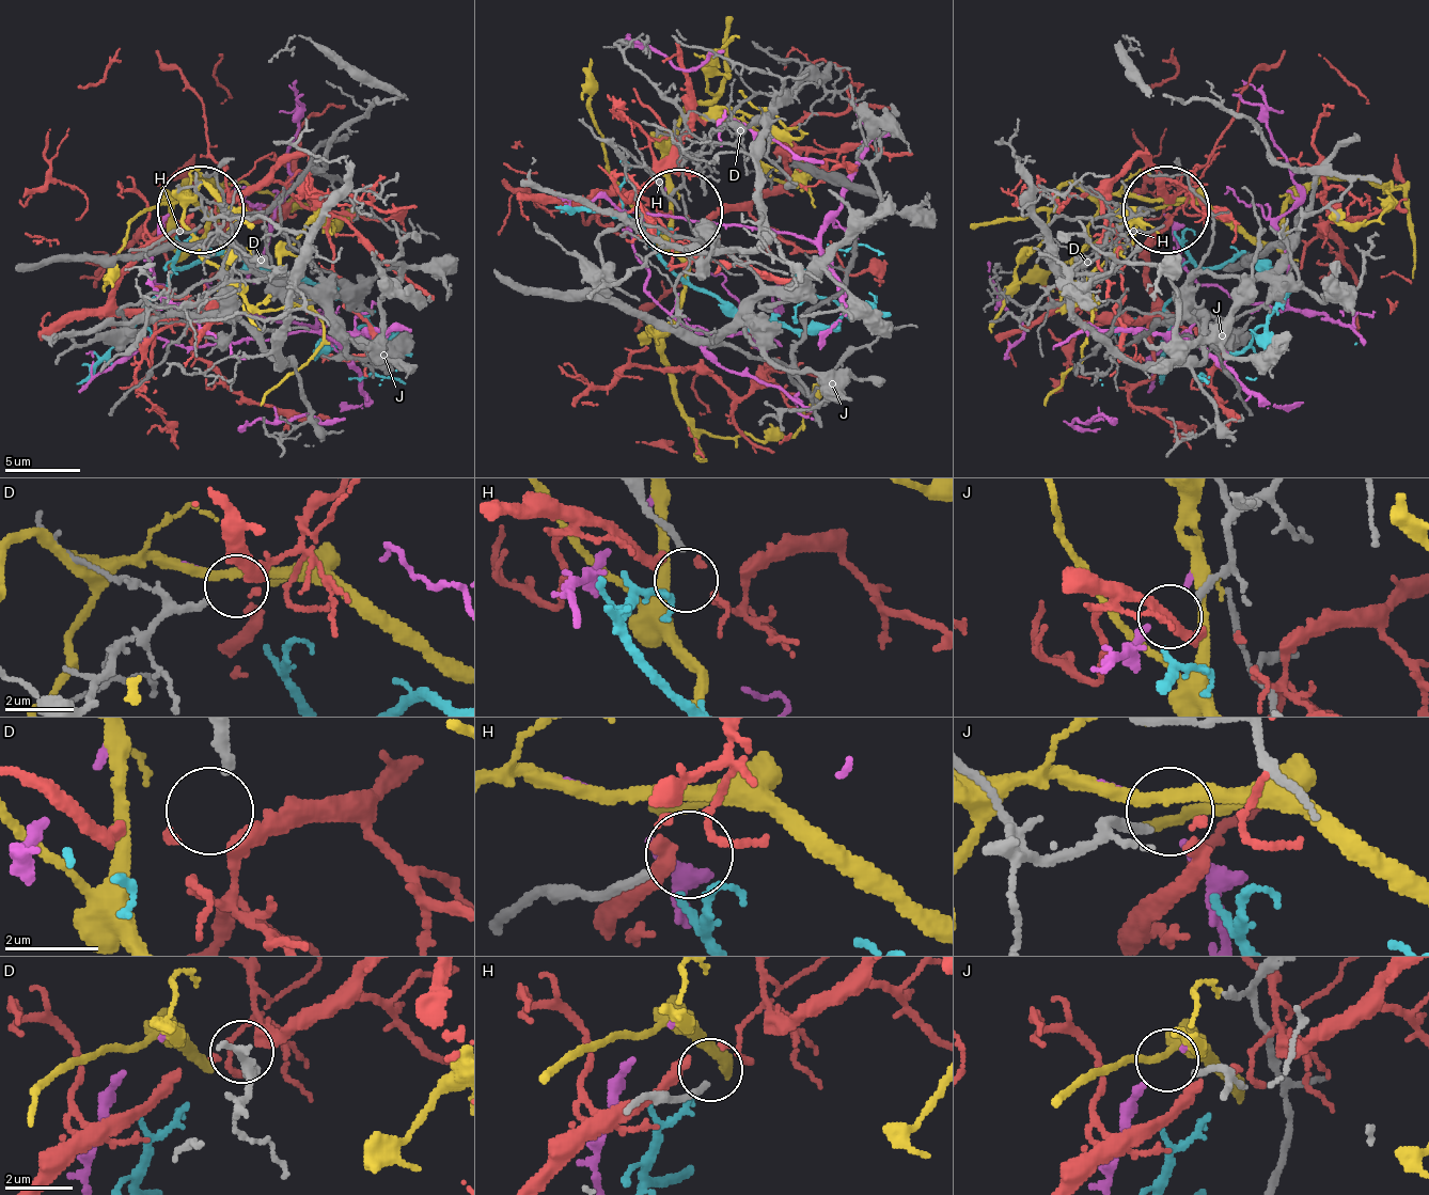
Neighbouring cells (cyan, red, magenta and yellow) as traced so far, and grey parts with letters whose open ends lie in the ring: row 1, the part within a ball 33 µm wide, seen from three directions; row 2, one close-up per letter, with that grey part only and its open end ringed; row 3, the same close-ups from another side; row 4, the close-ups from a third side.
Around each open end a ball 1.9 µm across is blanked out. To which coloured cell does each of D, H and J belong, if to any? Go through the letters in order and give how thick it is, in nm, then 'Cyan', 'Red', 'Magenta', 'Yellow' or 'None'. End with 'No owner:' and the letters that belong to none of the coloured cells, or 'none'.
D: Thickness 220 nm. Red
H: Thickness 180 nm. None
J: Thickness 200 nm. None
No owner: H, J

